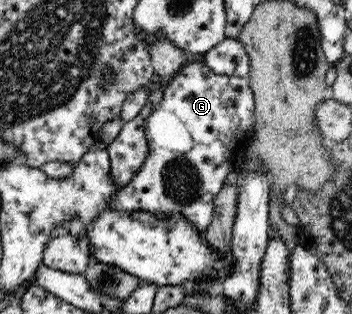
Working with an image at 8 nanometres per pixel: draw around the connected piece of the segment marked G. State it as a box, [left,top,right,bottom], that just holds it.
[111,61,254,235]

